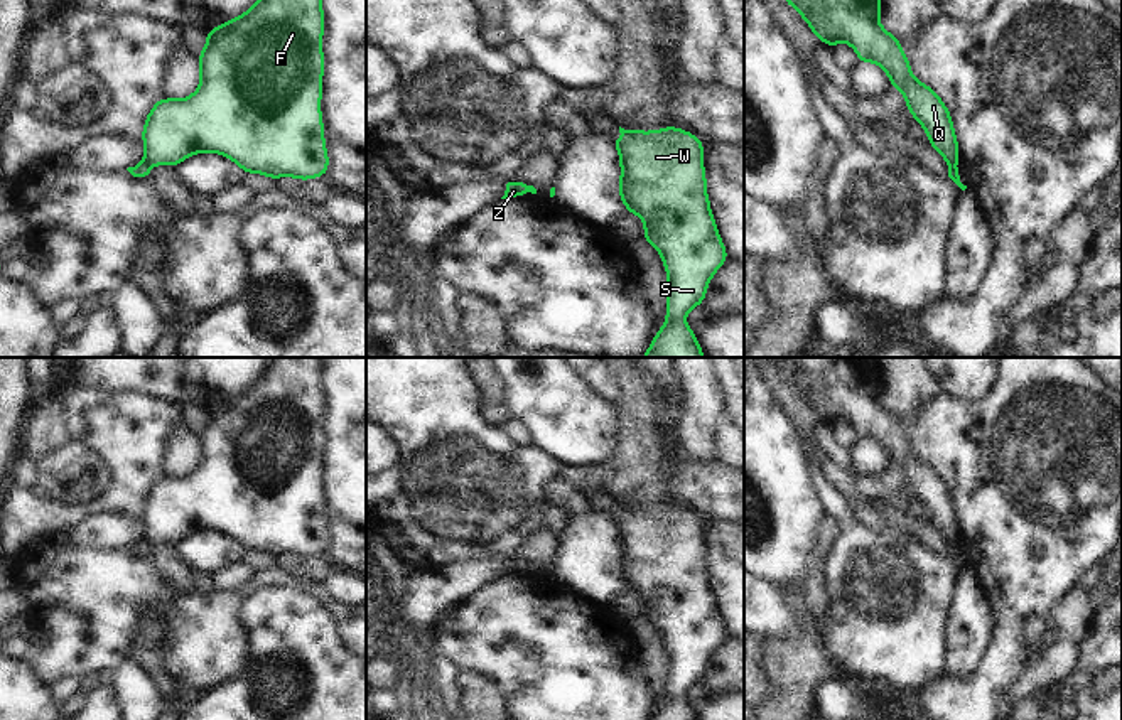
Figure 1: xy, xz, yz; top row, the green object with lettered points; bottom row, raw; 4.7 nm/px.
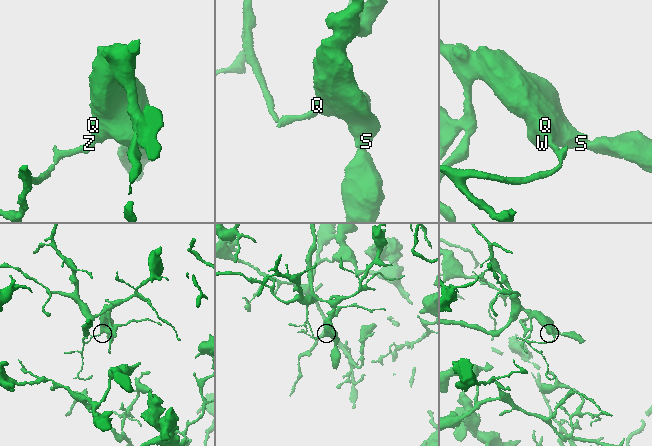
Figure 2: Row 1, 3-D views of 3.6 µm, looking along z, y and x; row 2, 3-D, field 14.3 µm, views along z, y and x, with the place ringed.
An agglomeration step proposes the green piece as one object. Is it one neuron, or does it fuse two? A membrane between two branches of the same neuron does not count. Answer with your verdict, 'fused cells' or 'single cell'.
fused cells

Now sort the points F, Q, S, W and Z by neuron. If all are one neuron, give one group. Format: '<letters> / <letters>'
F Q S W / Z

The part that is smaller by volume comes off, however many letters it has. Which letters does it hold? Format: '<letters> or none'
Z

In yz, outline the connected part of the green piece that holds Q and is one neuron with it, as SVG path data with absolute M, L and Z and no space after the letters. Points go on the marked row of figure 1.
M785 0L808 24L822 44L847 42L859 62L881 66L893 88L904 96L908 113L923 126L931 148L955 167L960 148L945 101L914 78L901 40L881 22L881 0Z

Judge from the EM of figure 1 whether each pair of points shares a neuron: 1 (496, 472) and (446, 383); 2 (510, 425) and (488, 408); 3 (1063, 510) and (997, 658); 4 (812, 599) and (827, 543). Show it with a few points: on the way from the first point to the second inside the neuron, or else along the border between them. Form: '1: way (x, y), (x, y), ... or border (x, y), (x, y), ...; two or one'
1: way (474, 451), (446, 422), (446, 405); one
2: border (512, 417), (500, 427); two
3: way (1028, 547), (1026, 570), (1013, 596), (1008, 621); one
4: way (817, 585), (822, 557); one

